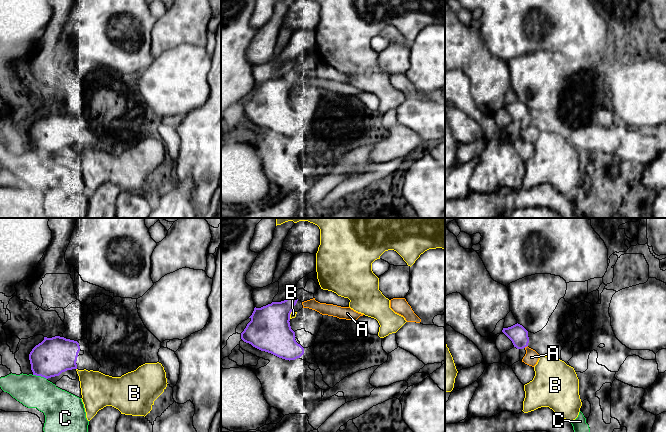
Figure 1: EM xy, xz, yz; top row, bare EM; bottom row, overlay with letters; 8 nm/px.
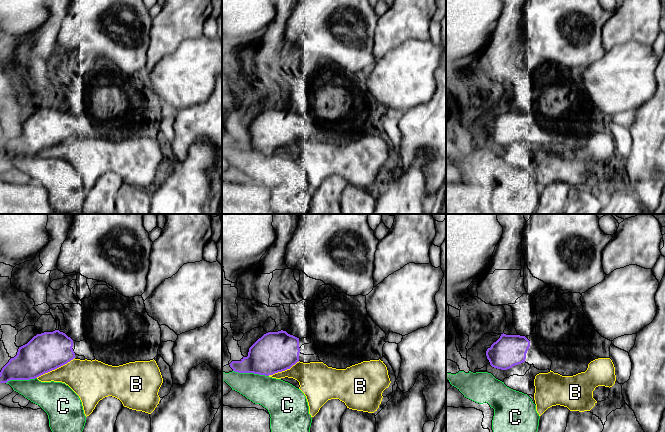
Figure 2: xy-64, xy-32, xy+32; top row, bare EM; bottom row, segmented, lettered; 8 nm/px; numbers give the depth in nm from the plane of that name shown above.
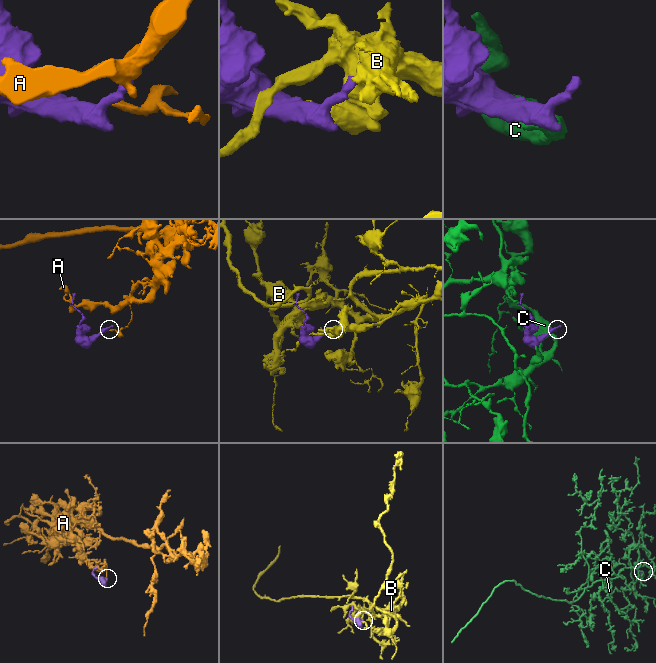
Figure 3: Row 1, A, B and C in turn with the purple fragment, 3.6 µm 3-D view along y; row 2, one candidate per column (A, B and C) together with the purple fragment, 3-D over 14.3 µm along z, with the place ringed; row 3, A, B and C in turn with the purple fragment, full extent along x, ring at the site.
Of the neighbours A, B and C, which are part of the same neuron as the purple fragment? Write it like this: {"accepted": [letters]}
{"accepted": []}

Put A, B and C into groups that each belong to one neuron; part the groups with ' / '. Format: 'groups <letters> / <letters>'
groups A / B / C

